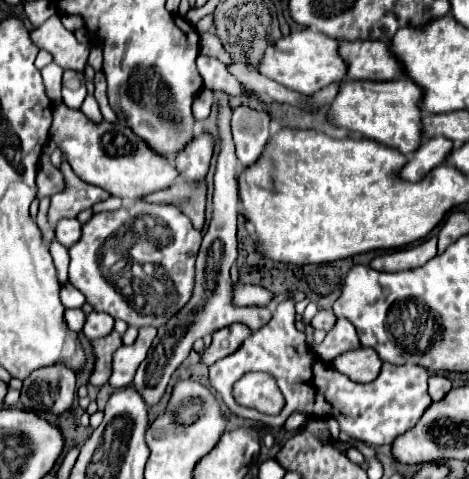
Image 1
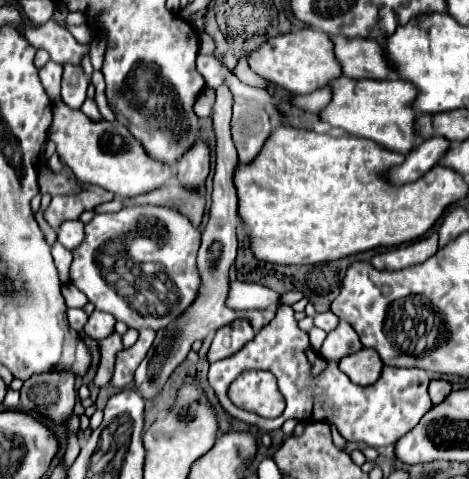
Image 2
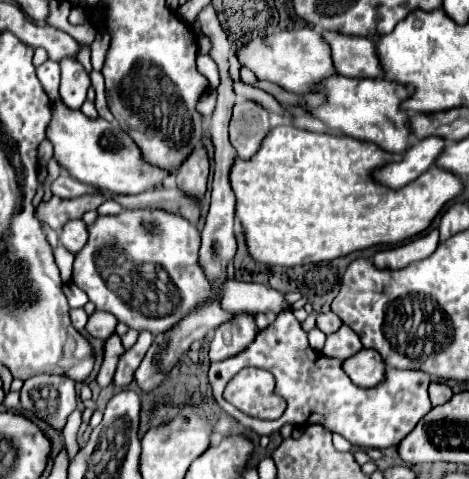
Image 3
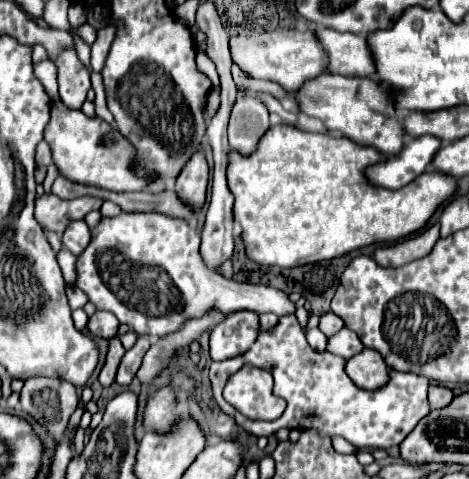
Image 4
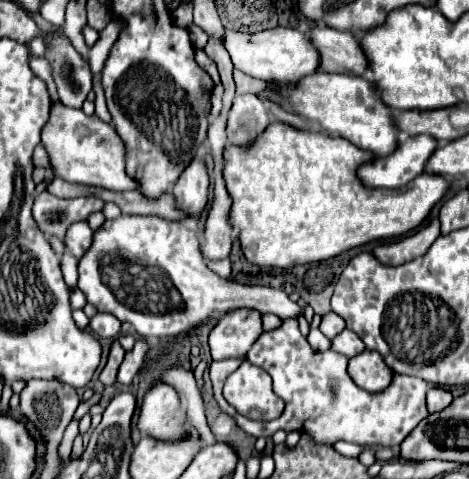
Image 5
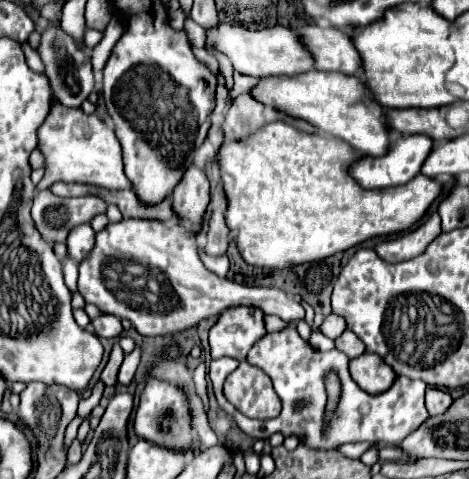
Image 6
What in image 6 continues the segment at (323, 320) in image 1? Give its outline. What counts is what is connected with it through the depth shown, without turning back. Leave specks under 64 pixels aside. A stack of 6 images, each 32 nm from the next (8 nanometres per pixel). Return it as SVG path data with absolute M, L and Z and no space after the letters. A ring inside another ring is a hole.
M328 314L326 320L324 320L324 324L320 328L322 328L324 336L336 340L346 330L346 320L340 318L340 316L336 316L336 314Z

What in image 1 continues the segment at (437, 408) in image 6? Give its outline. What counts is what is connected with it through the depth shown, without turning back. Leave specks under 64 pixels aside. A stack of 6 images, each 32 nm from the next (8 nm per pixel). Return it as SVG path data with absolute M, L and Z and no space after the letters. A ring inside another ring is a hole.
M430 376L430 382L428 382L428 384L430 384L430 386L428 386L428 392L430 392L432 402L442 400L442 398L450 392L450 388L452 388L450 380L444 378L444 376Z

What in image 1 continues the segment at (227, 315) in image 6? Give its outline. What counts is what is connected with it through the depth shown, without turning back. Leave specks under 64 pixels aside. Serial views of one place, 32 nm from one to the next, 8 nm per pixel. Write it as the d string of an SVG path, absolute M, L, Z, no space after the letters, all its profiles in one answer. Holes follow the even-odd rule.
M232 324L228 328L220 328L212 336L212 344L208 346L208 350L202 354L202 362L206 366L212 366L216 360L236 352L242 346L242 342L250 336L252 336L252 330L246 324Z

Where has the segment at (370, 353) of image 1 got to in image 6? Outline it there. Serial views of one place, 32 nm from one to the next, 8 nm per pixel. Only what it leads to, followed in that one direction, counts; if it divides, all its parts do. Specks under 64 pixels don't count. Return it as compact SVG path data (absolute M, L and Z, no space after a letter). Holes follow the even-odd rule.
M364 352L350 362L350 374L354 382L368 394L380 394L396 380L396 372L384 360L380 360L380 356L370 352Z

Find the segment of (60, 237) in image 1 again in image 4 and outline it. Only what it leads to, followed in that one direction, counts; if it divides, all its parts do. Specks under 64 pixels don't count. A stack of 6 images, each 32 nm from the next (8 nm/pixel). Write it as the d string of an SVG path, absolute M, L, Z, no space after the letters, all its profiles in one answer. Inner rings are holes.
M78 220L76 224L68 226L68 232L62 236L62 244L66 250L70 250L74 256L80 256L84 248L90 244L90 228L84 220Z

